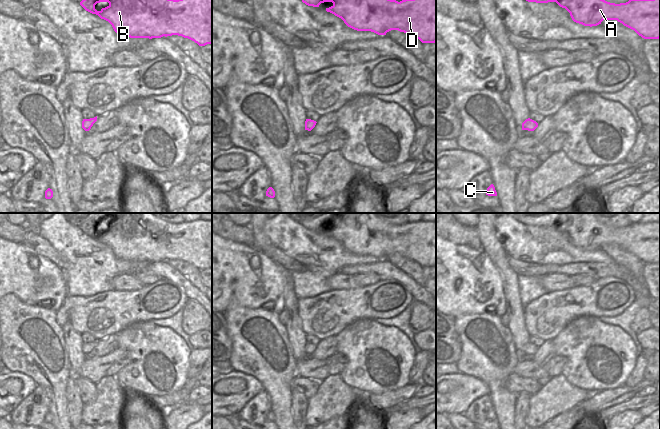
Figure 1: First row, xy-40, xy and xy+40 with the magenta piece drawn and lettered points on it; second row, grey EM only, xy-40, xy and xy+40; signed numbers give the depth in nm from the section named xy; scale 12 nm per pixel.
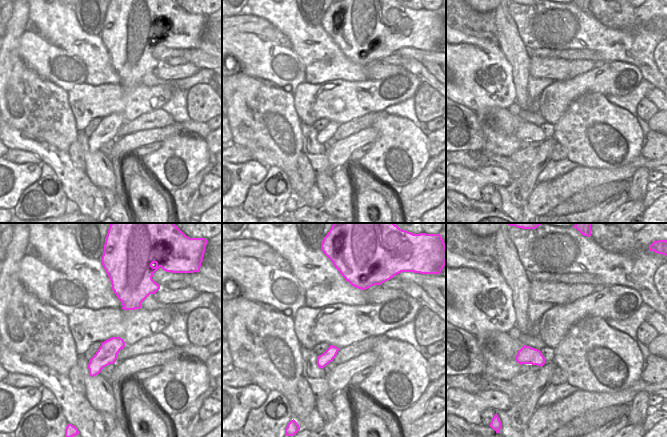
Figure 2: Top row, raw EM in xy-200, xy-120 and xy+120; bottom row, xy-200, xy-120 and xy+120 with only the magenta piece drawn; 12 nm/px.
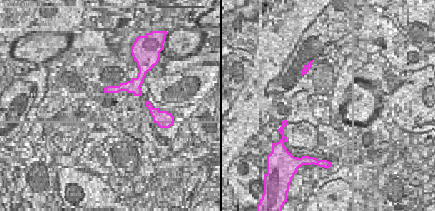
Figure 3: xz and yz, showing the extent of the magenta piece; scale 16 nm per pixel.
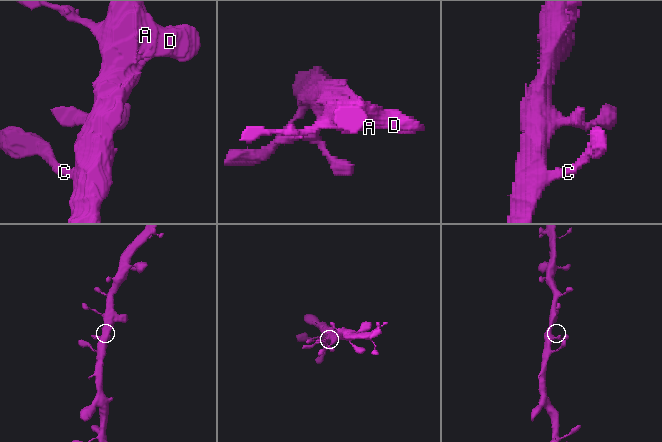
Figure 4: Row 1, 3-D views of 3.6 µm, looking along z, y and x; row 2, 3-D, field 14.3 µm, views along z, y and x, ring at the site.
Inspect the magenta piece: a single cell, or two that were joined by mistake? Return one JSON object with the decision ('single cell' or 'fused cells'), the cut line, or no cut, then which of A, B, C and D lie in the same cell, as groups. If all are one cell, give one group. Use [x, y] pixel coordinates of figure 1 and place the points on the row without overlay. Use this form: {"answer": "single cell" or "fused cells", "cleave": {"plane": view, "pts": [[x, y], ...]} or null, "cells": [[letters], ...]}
{"answer": "single cell", "cleave": null, "cells": [["A", "B", "C", "D"]]}

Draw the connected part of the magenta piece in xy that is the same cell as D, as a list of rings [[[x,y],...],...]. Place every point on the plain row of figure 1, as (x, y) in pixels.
[[[323,213],[314,219],[304,220],[301,224],[313,231],[332,226],[333,229],[326,232],[326,235],[341,242],[348,251],[357,255],[386,259],[391,254],[398,254],[419,263],[422,267],[436,266],[436,222],[420,220],[398,226],[378,219],[373,213]]]

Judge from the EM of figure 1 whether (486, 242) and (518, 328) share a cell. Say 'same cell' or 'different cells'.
same cell

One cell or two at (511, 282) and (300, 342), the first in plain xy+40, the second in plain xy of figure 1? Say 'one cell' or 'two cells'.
one cell

